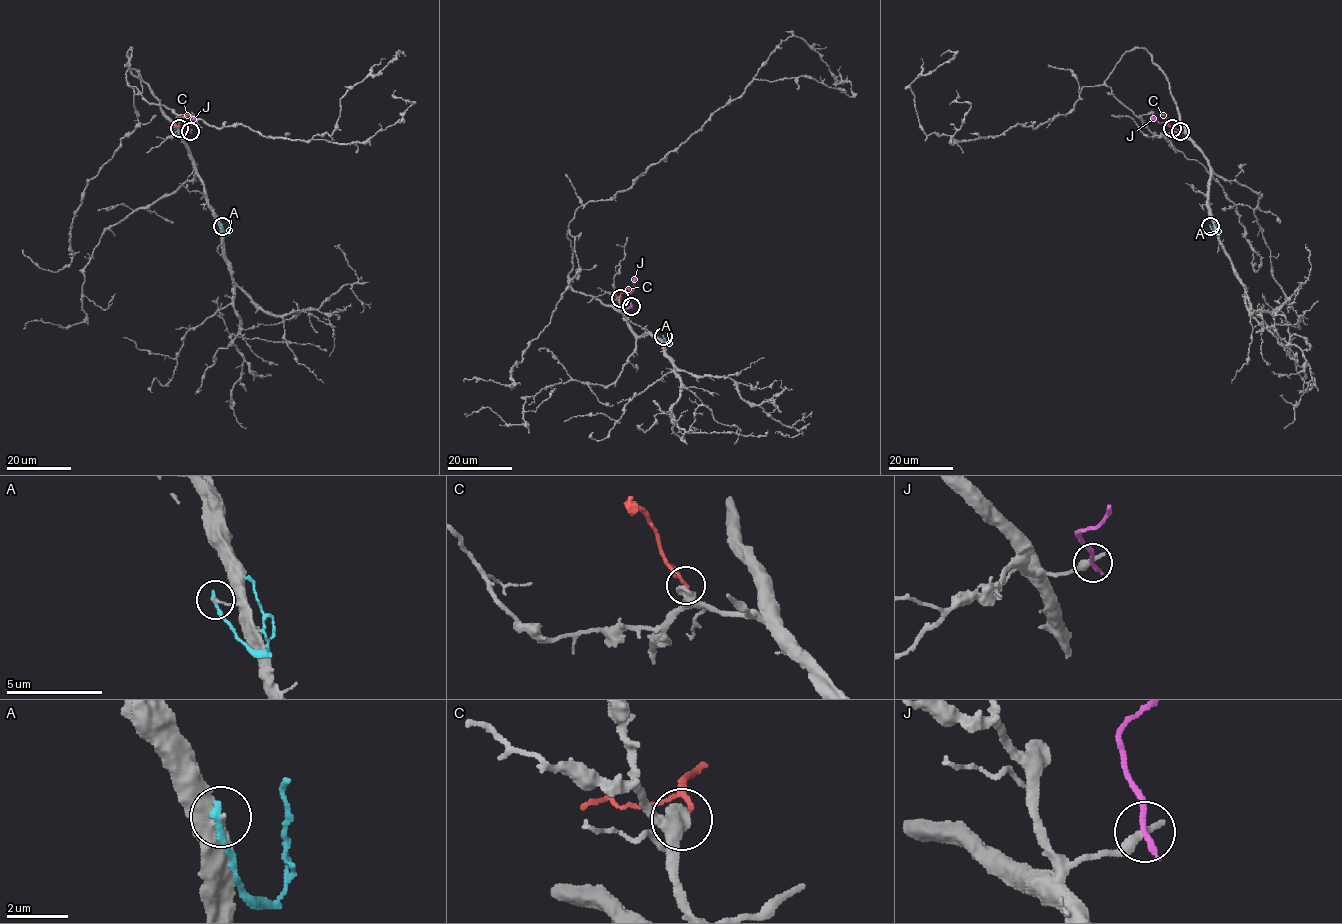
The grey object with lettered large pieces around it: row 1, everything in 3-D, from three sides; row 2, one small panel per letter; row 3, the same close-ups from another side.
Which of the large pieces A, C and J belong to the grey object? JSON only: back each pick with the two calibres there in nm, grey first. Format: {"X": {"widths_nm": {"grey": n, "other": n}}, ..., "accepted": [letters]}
{"C": {"widths_nm": {"grey": 500, "other": 150}}, "accepted": ["C"]}

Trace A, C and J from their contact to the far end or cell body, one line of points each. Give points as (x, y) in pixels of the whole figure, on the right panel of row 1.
A: (1210, 226), (1219, 234), (1215, 222)
C: (1172, 128), (1162, 113)
J: (1180, 131), (1159, 123), (1152, 115)

